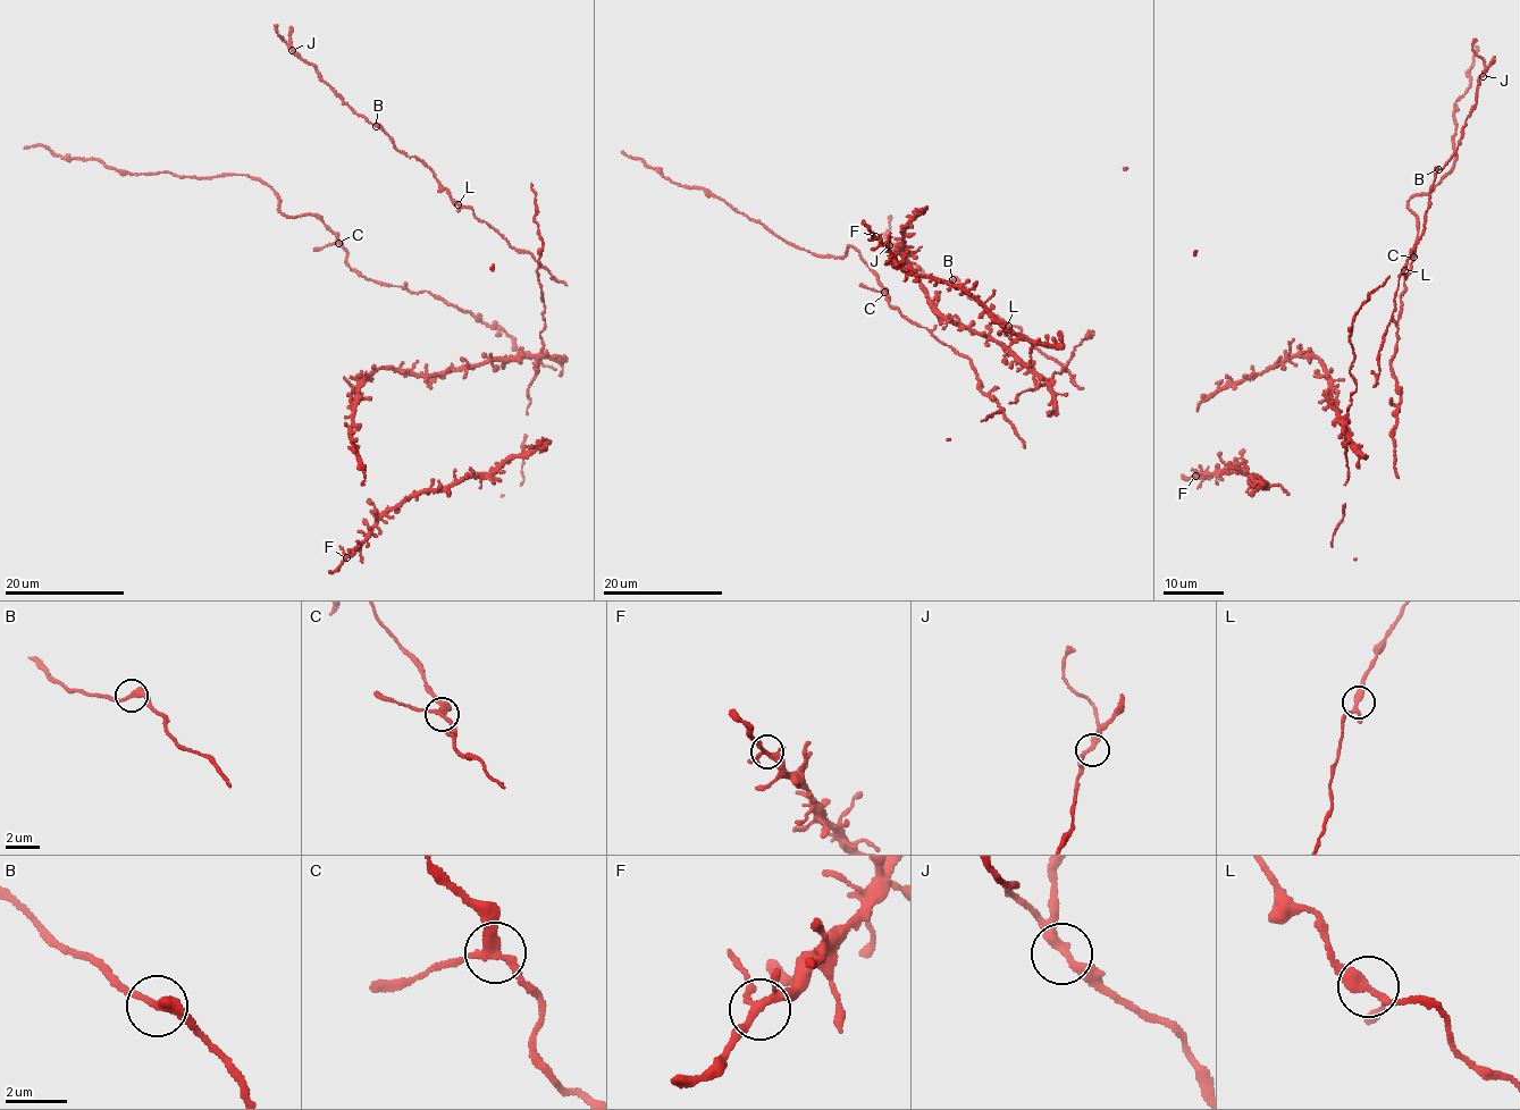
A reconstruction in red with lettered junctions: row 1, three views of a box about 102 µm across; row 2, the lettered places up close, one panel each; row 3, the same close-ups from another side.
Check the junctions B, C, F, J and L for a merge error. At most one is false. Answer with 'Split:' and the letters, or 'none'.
Split: none

